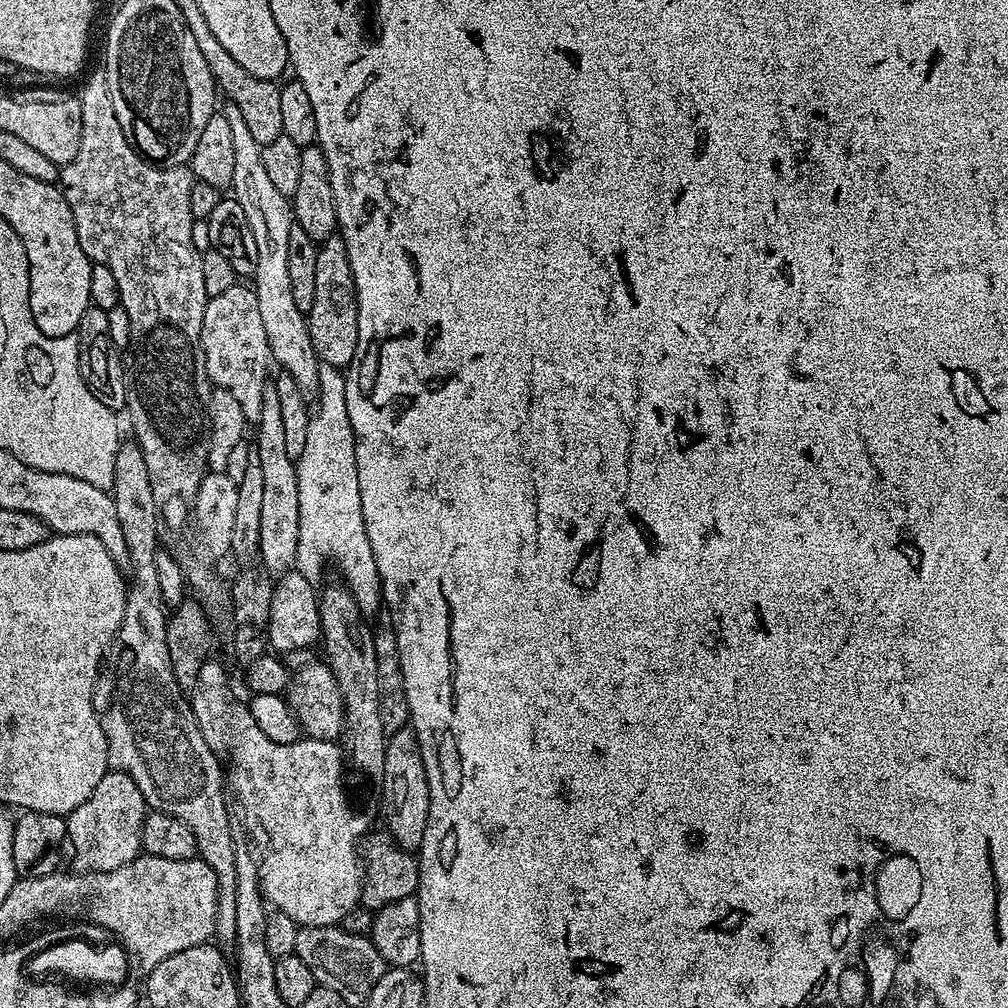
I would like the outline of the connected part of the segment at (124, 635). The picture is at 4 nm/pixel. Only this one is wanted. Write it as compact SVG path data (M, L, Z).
M121 439L118 458L114 458L114 482L110 495L114 502L114 510L118 510L118 523L122 526L122 534L126 537L132 580L130 576L130 583L127 585L126 610L122 614L122 626L118 633L120 649L113 654L112 665L109 668L107 665L97 675L92 694L92 704L97 710L100 725L106 734L108 766L113 772L124 772L130 778L134 778L134 786L142 790L144 803L151 811L170 814L192 828L196 856L204 860L218 878L220 897L216 907L216 936L232 942L236 938L236 919L234 918L236 843L232 837L234 821L228 817L229 797L226 795L226 772L216 753L210 750L210 746L206 746L206 738L202 738L202 730L198 730L198 722L194 718L189 697L185 689L178 686L174 678L174 670L170 666L170 650L166 642L168 616L165 605L160 599L158 570L154 566L154 558L158 551L156 539L160 536L162 521L154 502L154 490L150 486L146 458L135 439Z

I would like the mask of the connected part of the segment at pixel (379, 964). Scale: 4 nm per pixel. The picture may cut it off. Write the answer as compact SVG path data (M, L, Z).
M313 924L301 927L294 953L314 974L317 985L330 990L338 990L349 1006L358 1006L370 998L378 978L386 970L382 954L373 946L368 936L346 934L339 926L314 926Z

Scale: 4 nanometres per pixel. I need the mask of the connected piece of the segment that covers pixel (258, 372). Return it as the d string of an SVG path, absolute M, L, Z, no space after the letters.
M237 282L230 290L211 297L202 318L202 346L206 358L206 370L217 388L225 388L236 394L242 406L245 421L255 422L262 414L262 390L269 383L268 364L273 363L270 342L266 338L266 326L262 322L262 313L258 311L258 298L251 287L243 288Z

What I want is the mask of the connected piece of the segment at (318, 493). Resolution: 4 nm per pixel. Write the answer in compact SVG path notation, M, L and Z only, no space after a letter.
M321 364L318 370L314 411L309 415L306 426L306 447L295 461L298 474L298 550L294 568L307 580L316 582L324 572L324 563L333 560L340 571L339 579L350 590L354 602L358 602L362 614L365 618L372 618L382 608L380 575L378 562L374 562L374 550L370 550L370 538L366 538L366 522L362 518L362 494L358 490L358 462L354 454L356 439L350 426L350 414L346 414L344 377L345 373L341 369L329 364Z

